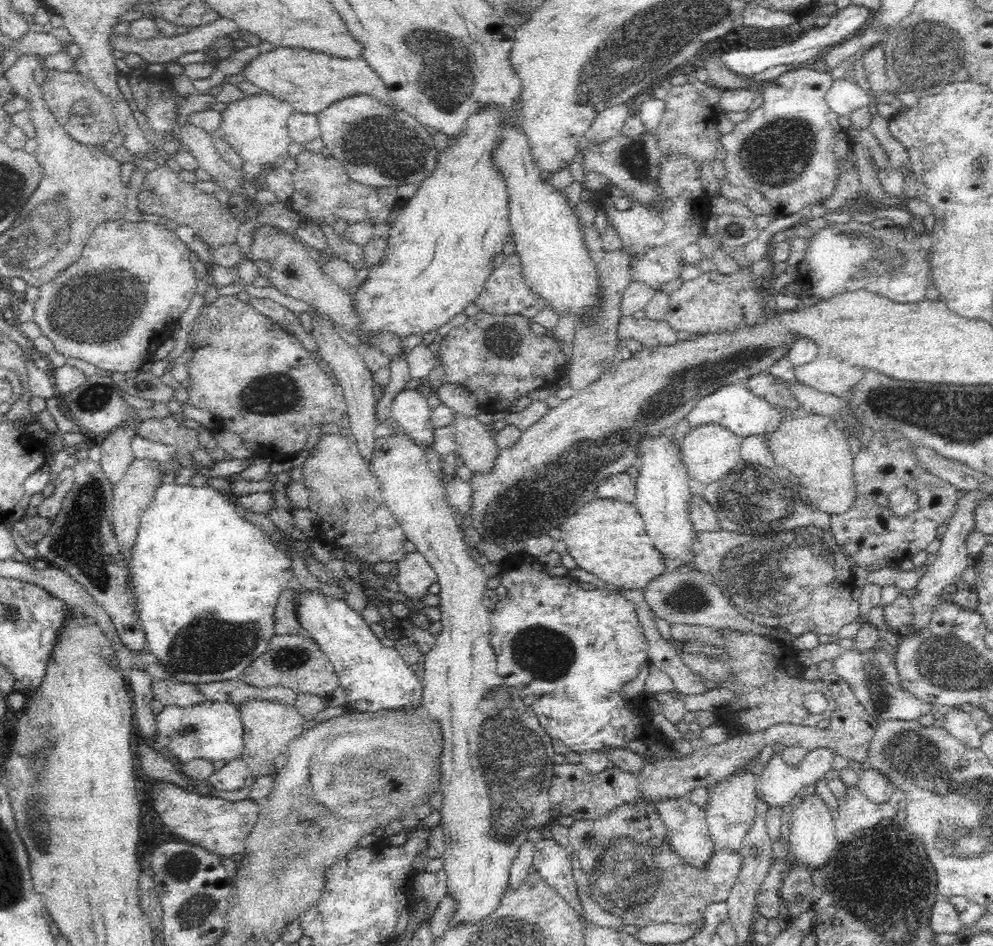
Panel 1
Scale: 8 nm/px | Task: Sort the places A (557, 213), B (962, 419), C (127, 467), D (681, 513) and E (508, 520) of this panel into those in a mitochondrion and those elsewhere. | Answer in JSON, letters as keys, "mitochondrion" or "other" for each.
{"A":"other","B":"mitochondrion","C":"other","D":"other","E":"mitochondrion"}

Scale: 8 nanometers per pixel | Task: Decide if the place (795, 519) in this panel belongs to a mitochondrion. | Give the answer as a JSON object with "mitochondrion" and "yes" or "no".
{"mitochondrion":"yes"}

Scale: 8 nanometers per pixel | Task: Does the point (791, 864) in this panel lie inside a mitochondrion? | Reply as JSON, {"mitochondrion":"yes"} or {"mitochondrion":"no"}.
{"mitochondrion":"no"}

